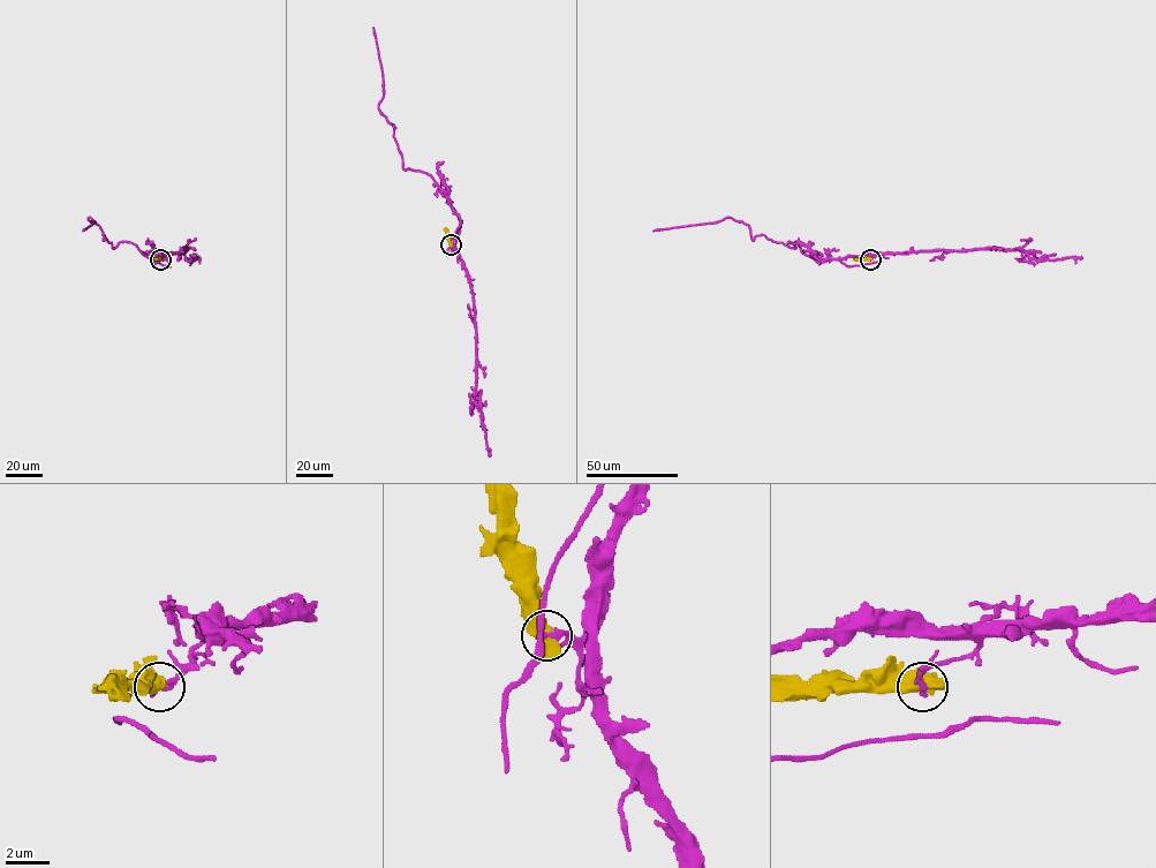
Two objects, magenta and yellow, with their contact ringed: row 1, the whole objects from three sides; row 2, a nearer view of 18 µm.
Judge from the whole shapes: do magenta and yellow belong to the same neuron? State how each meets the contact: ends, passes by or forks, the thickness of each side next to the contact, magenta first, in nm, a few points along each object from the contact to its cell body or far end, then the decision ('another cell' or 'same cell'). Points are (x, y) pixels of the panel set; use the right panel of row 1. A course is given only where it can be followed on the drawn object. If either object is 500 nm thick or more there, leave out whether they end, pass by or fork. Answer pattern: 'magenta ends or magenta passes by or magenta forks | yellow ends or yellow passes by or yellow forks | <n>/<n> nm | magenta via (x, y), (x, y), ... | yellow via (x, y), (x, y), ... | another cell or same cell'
280/850 nm | magenta via (870, 259), (817, 262), (796, 241), (794, 248), (762, 234), (753, 240), (749, 227), (731, 218), (652, 231) | yellow via (870, 259), (854, 258) | another cell

